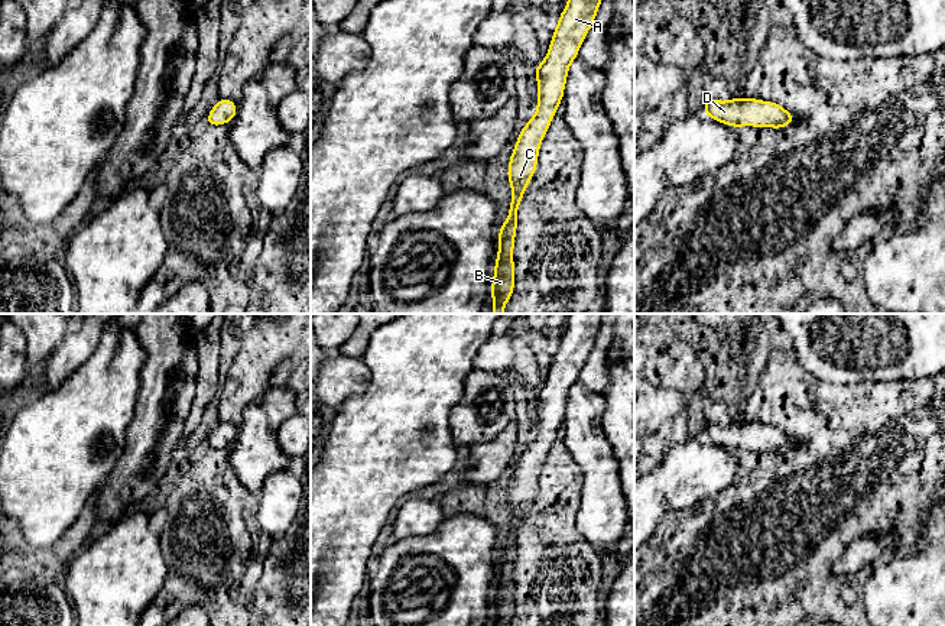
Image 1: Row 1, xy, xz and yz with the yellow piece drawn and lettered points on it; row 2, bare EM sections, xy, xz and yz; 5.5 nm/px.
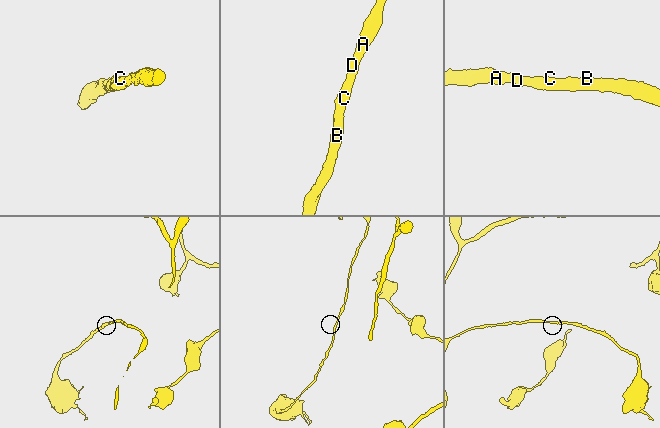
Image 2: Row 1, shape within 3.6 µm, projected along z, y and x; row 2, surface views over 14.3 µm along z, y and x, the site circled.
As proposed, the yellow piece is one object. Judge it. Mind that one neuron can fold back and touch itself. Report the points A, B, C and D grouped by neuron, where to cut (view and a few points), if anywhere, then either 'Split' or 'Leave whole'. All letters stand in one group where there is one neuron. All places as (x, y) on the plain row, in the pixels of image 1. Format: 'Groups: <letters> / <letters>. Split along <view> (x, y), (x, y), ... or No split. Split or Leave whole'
Groups: A B C D. No split. Leave whole

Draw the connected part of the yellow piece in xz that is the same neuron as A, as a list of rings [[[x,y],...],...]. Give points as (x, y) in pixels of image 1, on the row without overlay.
[[[569,314],[568,327],[559,338],[548,379],[533,392],[538,402],[538,432],[520,454],[507,493],[513,513],[509,539],[499,552],[499,577],[491,604],[493,626],[507,626],[514,614],[513,573],[517,554],[517,533],[523,518],[536,497],[538,479],[556,431],[562,426],[569,389],[577,383],[591,353],[605,314]]]

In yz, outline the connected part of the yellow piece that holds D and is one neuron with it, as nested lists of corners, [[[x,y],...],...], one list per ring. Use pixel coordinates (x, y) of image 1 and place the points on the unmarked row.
[[[707,421],[704,426],[704,440],[731,451],[788,451],[795,445],[795,440],[773,425],[759,422],[731,422],[718,425]]]

